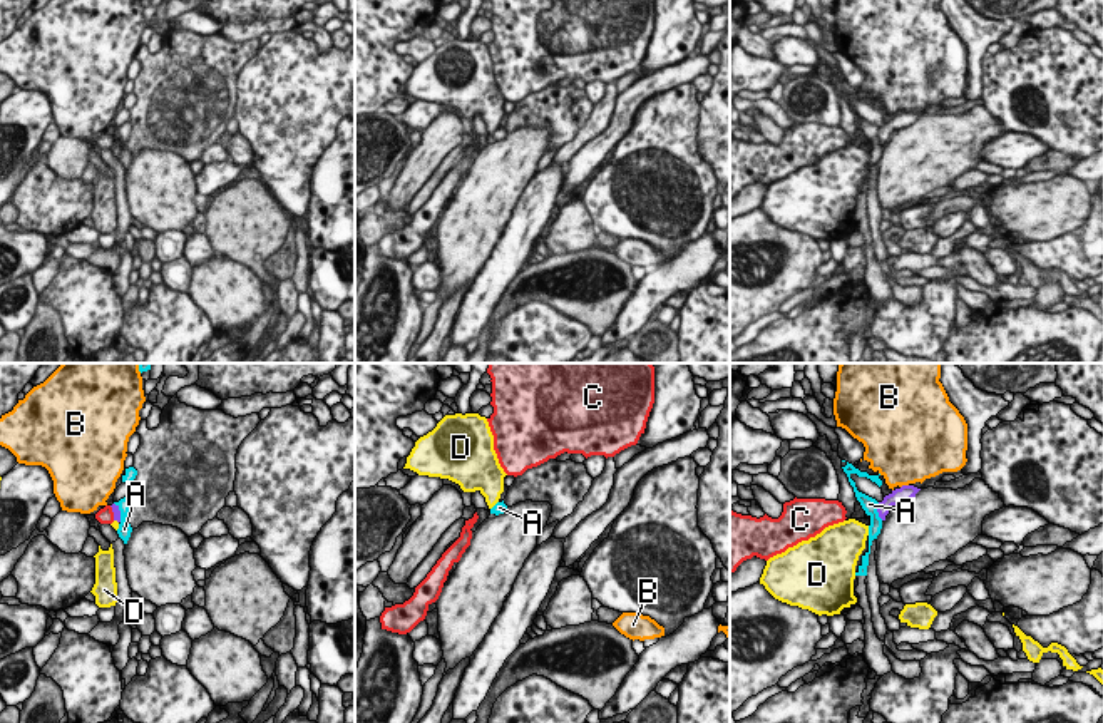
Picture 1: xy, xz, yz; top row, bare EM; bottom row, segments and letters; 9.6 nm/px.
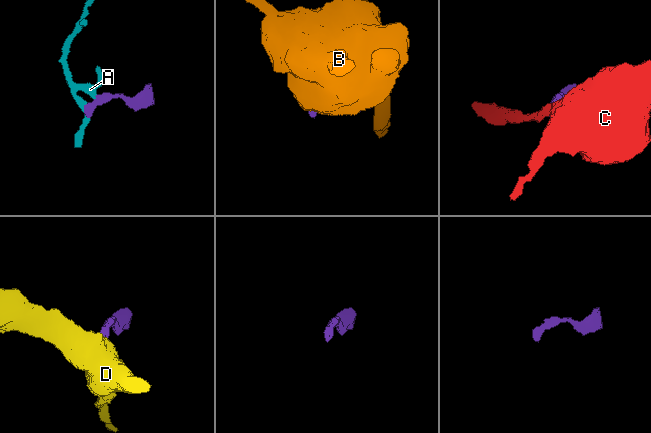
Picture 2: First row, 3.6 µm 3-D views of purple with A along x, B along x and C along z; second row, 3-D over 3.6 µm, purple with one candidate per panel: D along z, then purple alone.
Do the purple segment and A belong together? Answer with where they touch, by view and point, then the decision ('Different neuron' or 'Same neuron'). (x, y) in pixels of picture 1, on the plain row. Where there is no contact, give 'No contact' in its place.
Touches purple at yz (877, 136). Different neuron

